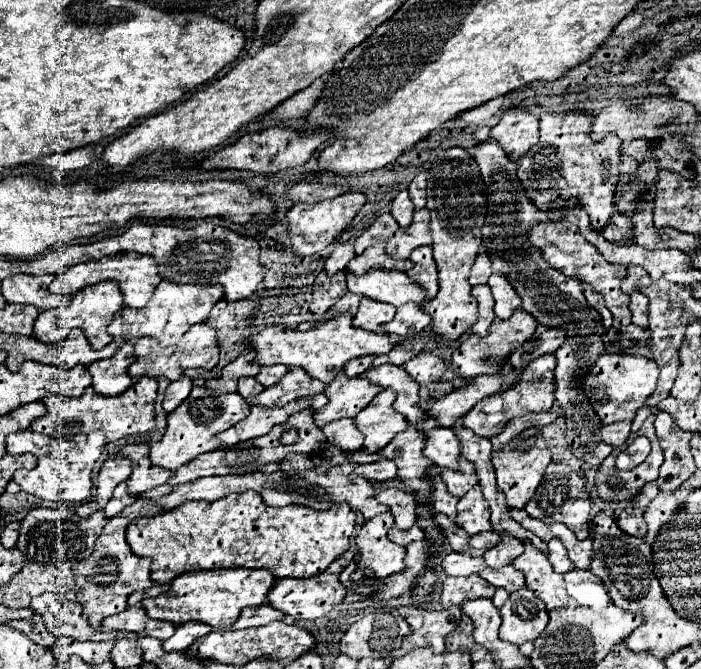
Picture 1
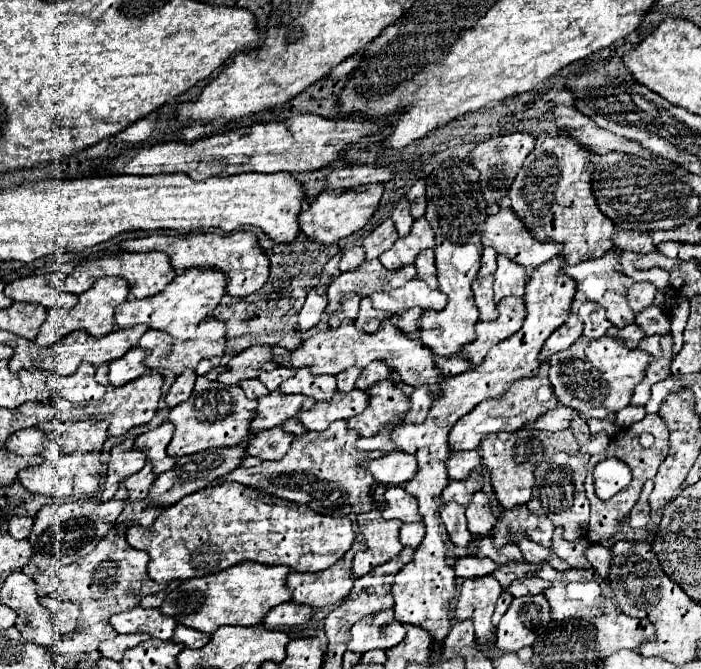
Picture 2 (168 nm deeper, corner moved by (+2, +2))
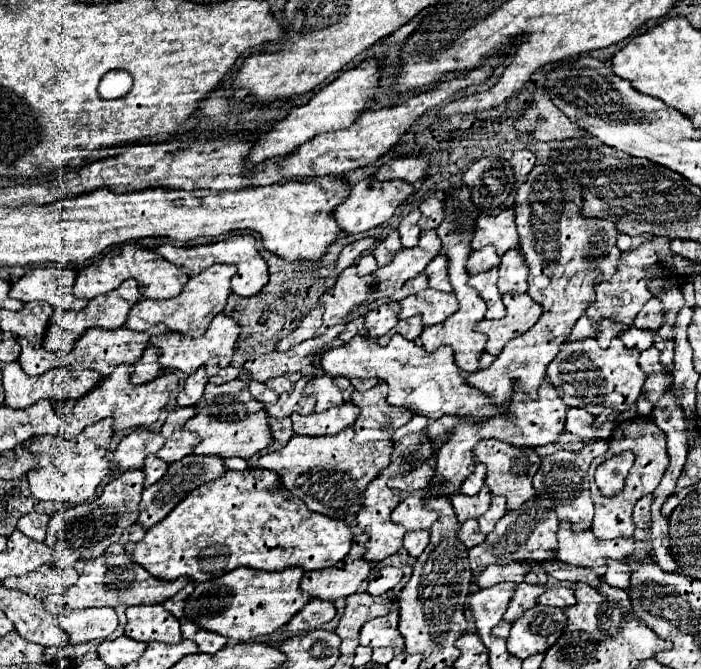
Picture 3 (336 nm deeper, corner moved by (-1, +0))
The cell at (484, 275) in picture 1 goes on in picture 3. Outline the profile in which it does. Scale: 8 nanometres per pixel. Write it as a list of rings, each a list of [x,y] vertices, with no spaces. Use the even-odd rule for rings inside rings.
[[[481,248],[481,250],[473,252],[467,260],[467,268],[471,274],[487,272],[487,270],[495,268],[497,264],[499,264],[499,254],[495,252],[495,248]]]

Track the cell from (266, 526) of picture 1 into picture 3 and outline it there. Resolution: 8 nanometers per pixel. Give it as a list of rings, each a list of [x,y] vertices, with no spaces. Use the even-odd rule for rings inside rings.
[[[247,468],[243,472],[229,470],[221,480],[213,484],[203,484],[197,492],[191,492],[165,520],[147,530],[141,542],[127,542],[125,550],[133,556],[137,564],[149,570],[159,580],[177,580],[187,576],[193,582],[205,582],[213,574],[225,574],[237,566],[249,566],[257,570],[283,570],[287,566],[297,566],[305,572],[323,570],[335,566],[343,560],[351,548],[351,528],[341,522],[327,518],[323,514],[311,512],[301,500],[297,502],[281,484],[281,480],[261,468]]]

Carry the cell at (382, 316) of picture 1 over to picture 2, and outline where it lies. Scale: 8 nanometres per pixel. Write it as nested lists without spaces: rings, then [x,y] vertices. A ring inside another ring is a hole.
[[[362,298],[362,302],[360,302],[360,312],[358,312],[358,318],[356,318],[356,322],[354,322],[354,326],[358,328],[358,330],[362,330],[362,332],[376,332],[378,328],[380,328],[380,324],[384,322],[388,318],[388,314],[386,312],[382,312],[382,310],[376,310],[374,306],[372,306],[372,300],[370,298]]]

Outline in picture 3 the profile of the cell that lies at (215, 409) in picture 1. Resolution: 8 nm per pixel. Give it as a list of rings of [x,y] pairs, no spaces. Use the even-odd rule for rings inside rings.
[[[231,380],[225,384],[207,384],[205,394],[195,406],[197,414],[185,422],[185,430],[199,434],[201,442],[193,448],[193,454],[217,454],[223,458],[239,456],[249,460],[267,448],[273,440],[269,434],[265,404],[249,394],[249,380]]]

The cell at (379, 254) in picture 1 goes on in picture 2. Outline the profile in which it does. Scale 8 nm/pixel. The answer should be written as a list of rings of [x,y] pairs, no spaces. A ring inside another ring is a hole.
[[[380,260],[364,262],[364,266],[360,270],[342,272],[338,278],[332,280],[332,284],[326,290],[326,294],[328,294],[326,312],[332,314],[332,312],[340,310],[340,304],[348,294],[370,296],[372,292],[378,292],[378,290],[400,288],[412,278],[416,278],[414,266],[404,266],[402,270],[390,272],[380,264]]]

